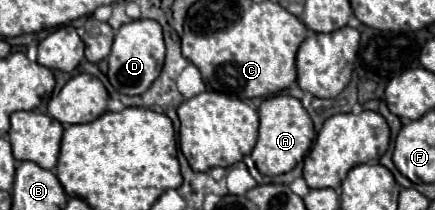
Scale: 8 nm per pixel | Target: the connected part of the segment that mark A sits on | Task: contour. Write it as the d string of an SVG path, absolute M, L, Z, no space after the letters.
M292 95L266 97L258 107L258 115L260 115L260 133L258 133L256 147L252 149L250 155L262 175L270 175L270 177L282 175L290 171L296 163L300 163L308 153L314 139L312 119L304 109L304 105L300 103L300 99Z

